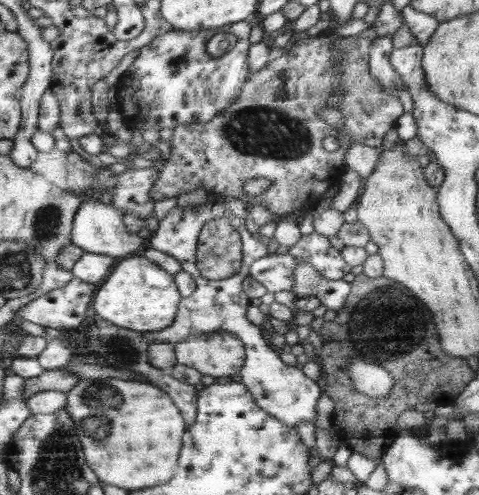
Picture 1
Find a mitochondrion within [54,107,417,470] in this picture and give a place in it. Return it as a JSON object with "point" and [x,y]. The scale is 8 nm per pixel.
{"point":[100,402]}

